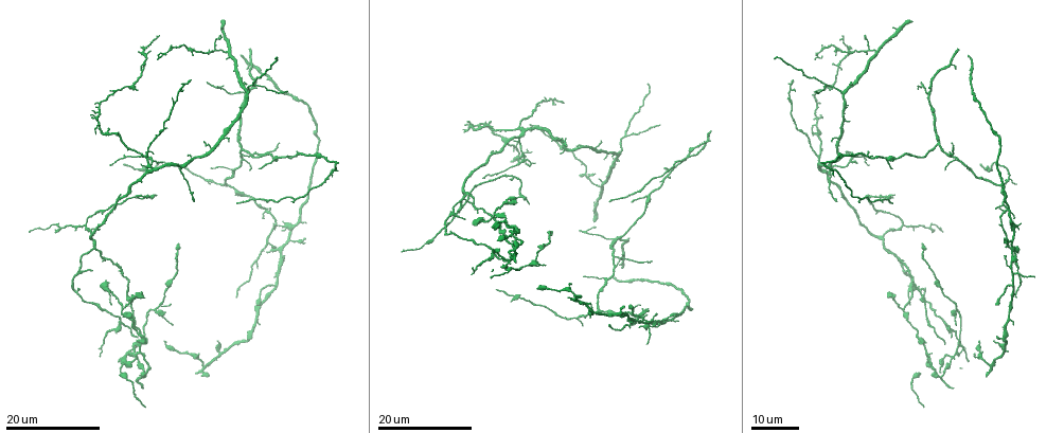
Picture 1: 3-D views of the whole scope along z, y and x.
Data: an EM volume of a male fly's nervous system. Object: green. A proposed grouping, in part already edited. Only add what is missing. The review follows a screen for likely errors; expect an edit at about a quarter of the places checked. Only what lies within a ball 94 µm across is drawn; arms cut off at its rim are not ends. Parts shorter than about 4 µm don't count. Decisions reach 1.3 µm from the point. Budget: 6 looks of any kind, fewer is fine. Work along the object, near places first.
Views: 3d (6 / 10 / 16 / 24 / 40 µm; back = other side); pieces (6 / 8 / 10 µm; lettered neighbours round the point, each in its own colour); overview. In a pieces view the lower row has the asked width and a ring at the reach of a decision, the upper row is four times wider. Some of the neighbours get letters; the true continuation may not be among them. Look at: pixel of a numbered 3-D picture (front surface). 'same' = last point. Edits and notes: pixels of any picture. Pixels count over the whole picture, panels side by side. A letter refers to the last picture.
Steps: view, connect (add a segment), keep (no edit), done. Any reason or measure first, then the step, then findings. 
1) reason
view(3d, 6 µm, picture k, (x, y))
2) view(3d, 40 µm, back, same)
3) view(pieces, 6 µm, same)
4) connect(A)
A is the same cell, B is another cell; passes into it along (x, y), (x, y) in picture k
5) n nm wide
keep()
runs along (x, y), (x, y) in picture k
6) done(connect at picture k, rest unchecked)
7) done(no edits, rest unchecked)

long arm stops here
view(3d, 16 µm, picture 1, (792, 81))

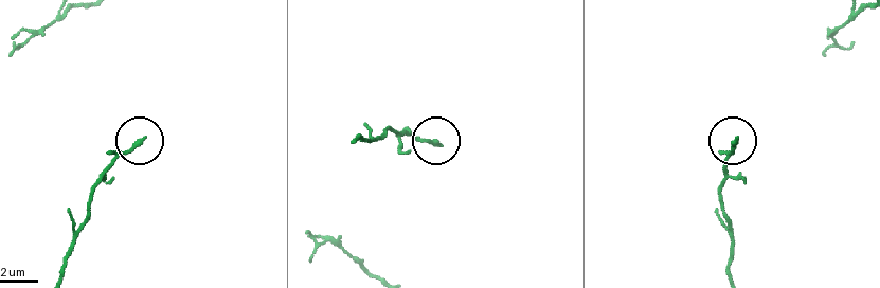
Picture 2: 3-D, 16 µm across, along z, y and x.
see the neighbours
view(pieces, 8 µm, picture 2, (736, 141))

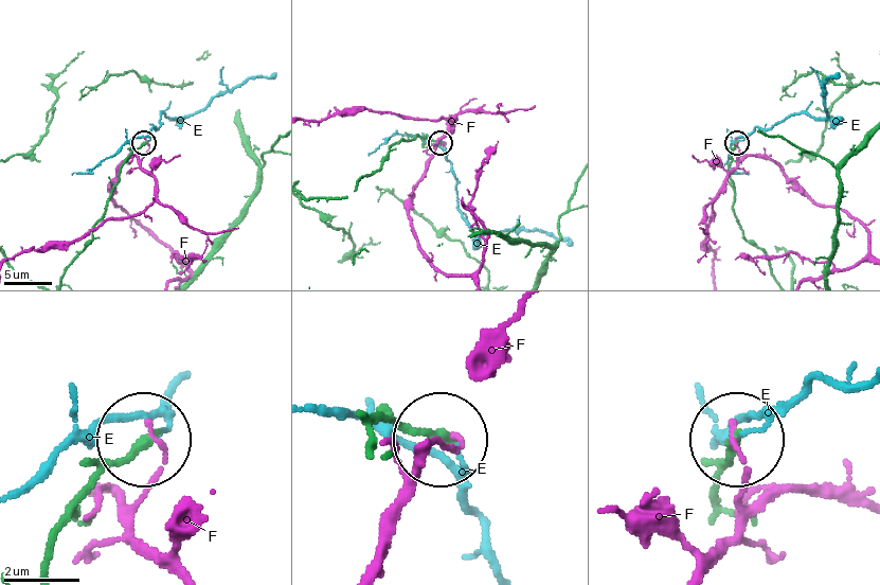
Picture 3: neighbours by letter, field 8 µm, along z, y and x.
keep()
E and F are other cells; runs along (65, 273), (90, 238), (121, 166), (143, 144) in picture 3; none of them fits

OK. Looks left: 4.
thin end
view(3d, 16 µm, picture 1, (866, 38))

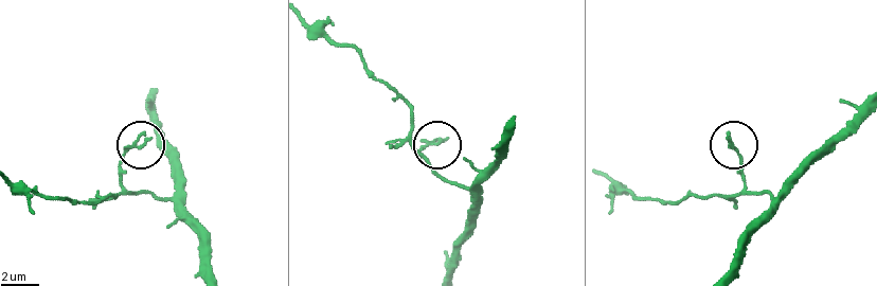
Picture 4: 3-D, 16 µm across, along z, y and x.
view(pieces, 8 µm, picture 4, (443, 138))

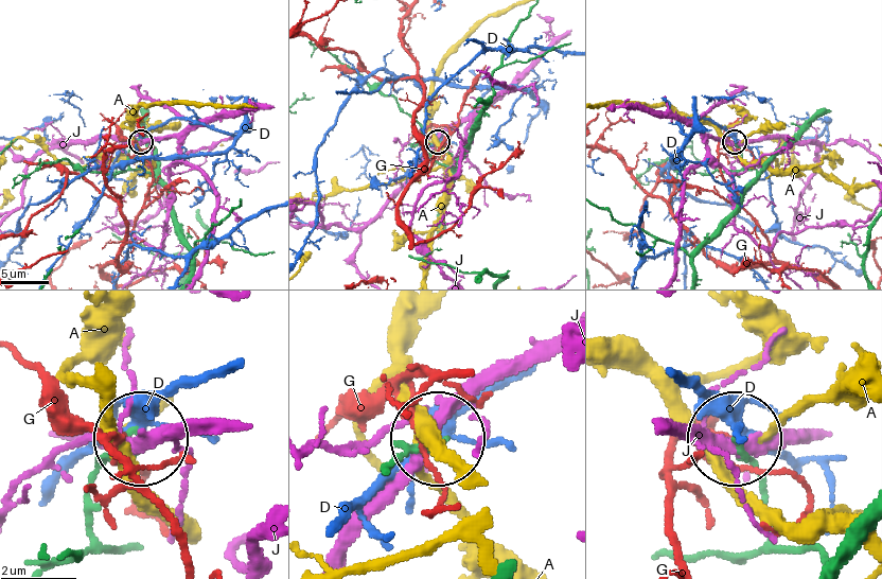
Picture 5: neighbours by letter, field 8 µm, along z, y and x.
keep()
A, D, G and J are other cells; no lettered segment goes on from it

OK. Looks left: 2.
done(no edits, rest unchecked)

